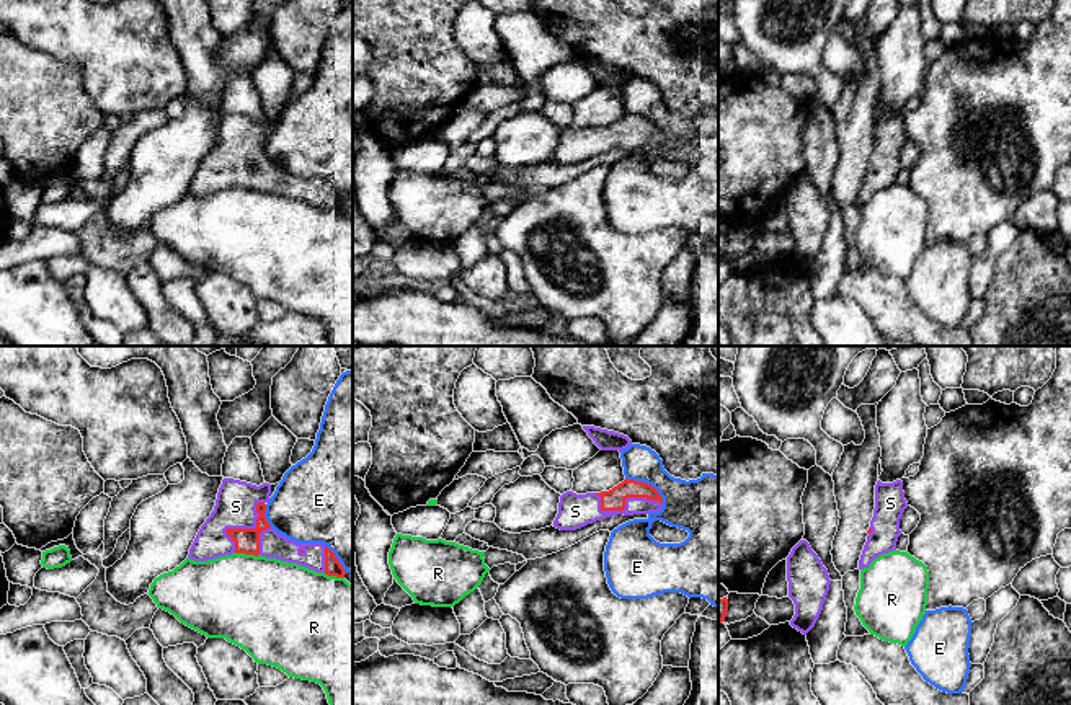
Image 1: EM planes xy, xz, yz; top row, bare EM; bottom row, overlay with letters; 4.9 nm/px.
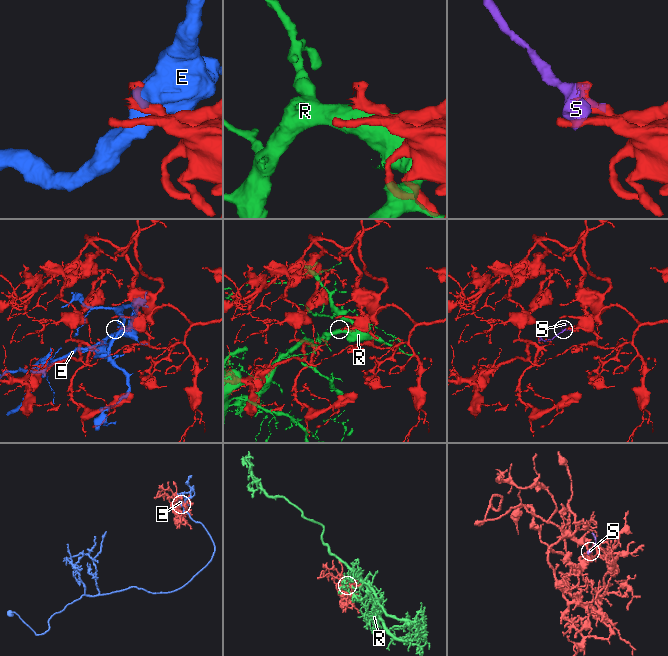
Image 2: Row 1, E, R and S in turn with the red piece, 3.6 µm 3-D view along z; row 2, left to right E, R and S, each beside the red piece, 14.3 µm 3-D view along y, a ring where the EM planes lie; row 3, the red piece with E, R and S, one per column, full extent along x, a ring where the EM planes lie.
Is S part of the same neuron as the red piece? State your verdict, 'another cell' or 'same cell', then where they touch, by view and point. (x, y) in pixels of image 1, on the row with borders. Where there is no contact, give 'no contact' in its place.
same cell; contact xz (624, 505)

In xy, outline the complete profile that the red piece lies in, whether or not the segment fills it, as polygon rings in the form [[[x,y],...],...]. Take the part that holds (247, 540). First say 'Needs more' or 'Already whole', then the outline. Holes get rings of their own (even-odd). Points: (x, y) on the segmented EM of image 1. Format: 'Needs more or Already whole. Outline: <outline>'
Needs more. Outline: [[[224,478],[216,506],[201,525],[188,558],[207,561],[232,553],[261,555],[297,563],[317,573],[344,578],[335,553],[322,543],[297,543],[278,534],[266,521],[271,485],[260,486]]]

